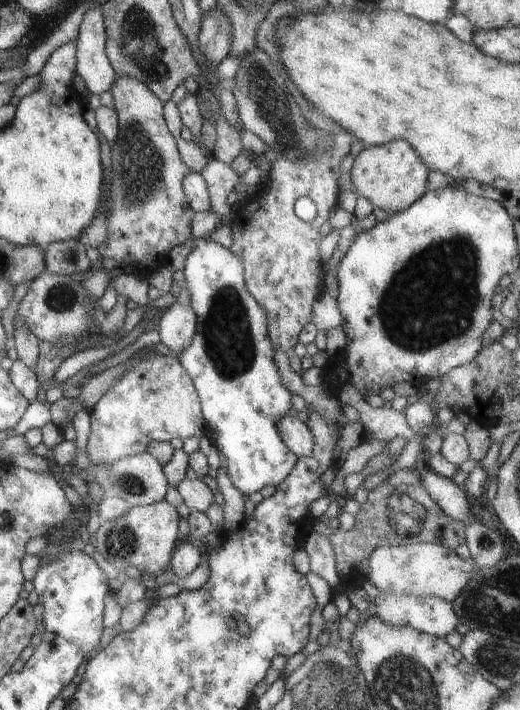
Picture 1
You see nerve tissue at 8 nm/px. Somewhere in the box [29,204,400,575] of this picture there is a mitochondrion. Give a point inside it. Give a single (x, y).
(227, 339)

